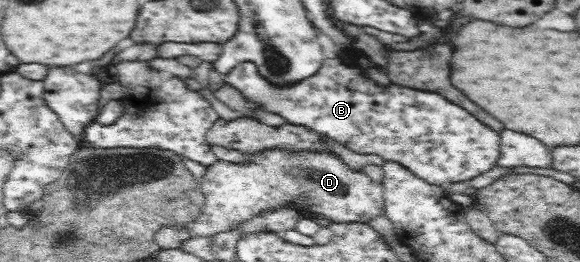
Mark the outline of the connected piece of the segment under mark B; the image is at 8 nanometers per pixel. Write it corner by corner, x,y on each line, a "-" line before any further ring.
337,58
324,59
315,76
285,89
285,92
267,85
265,80
257,75
256,64
251,60
240,62
224,77
224,80
231,82
230,85
237,88
247,101
262,104
265,110
281,115
289,124
308,128
319,136
330,137
355,154
375,154
383,162
390,164
394,162
433,186
465,185
469,180
499,165
502,134
497,130
483,124
461,106
441,98
439,94
429,94
390,82
387,84
376,82
357,64
349,66
347,62

